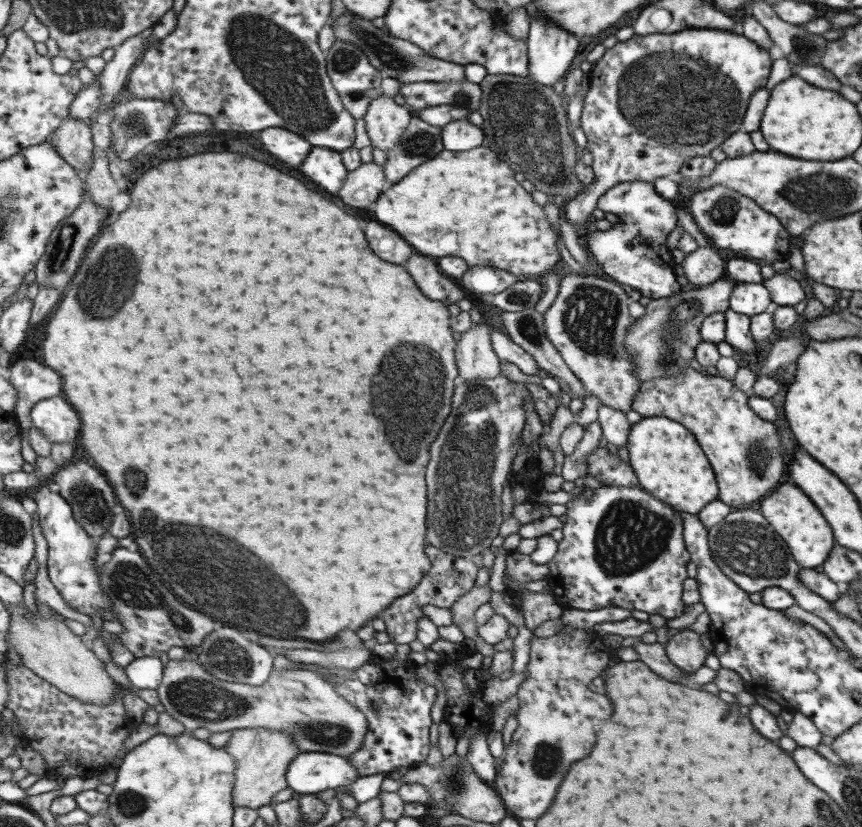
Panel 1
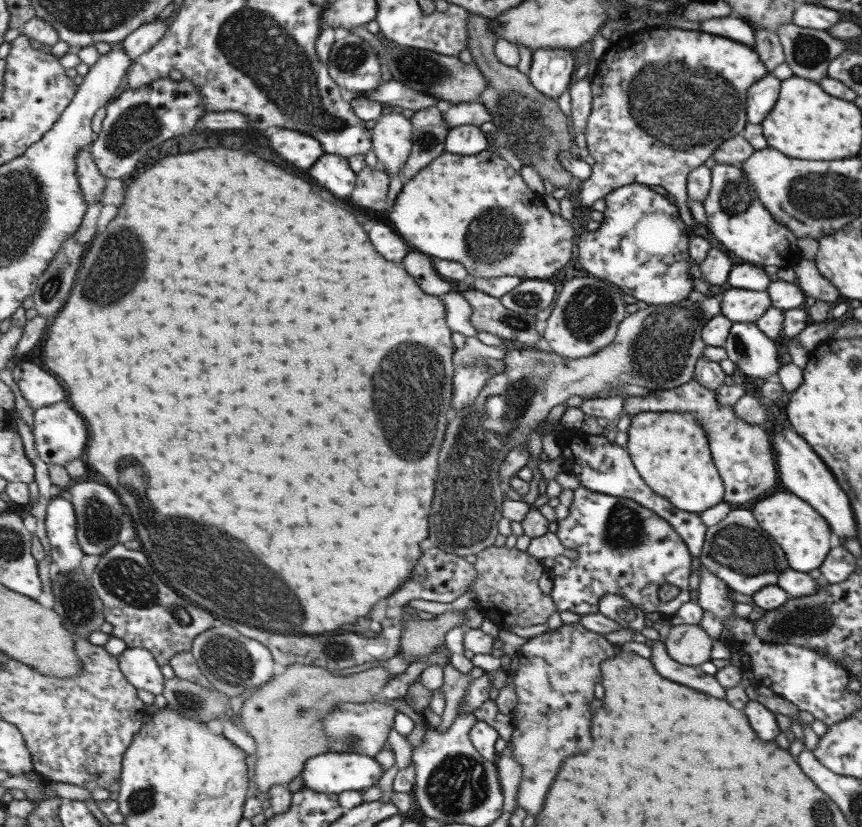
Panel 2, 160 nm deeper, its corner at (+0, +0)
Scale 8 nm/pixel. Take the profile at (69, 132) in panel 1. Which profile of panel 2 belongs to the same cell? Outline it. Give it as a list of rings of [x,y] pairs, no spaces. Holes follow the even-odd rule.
[[[91,144],[83,148],[77,157],[80,185],[88,204],[102,200],[104,190],[107,189],[108,178],[101,174],[92,155]]]

